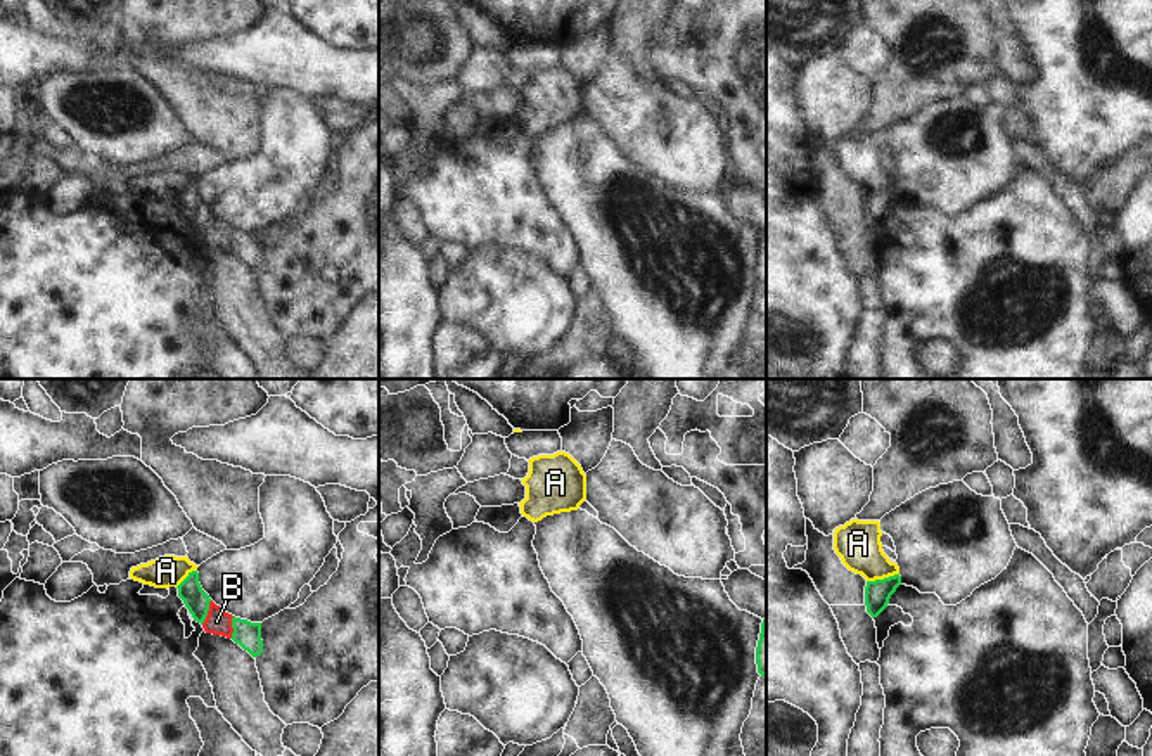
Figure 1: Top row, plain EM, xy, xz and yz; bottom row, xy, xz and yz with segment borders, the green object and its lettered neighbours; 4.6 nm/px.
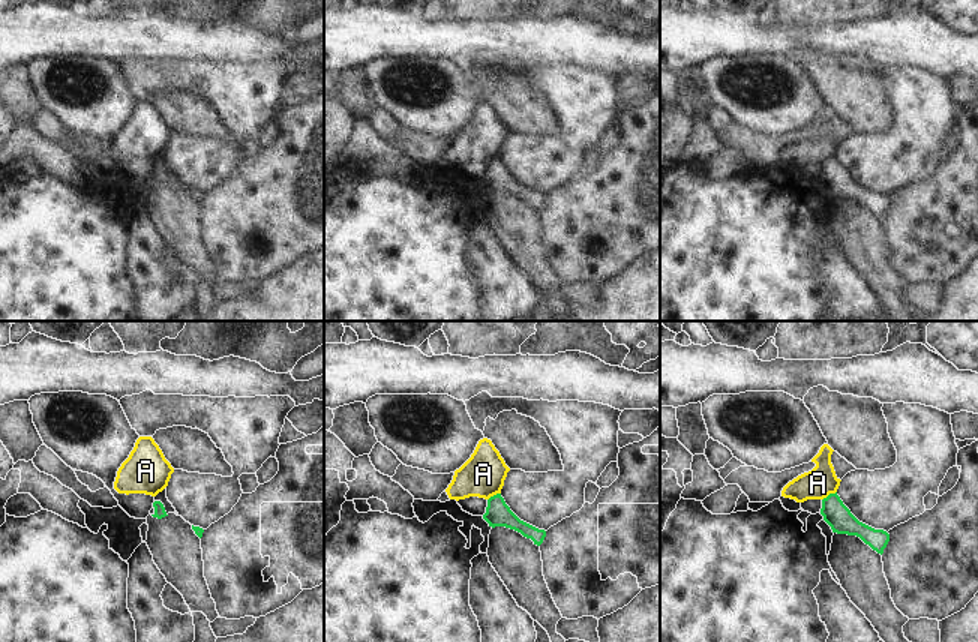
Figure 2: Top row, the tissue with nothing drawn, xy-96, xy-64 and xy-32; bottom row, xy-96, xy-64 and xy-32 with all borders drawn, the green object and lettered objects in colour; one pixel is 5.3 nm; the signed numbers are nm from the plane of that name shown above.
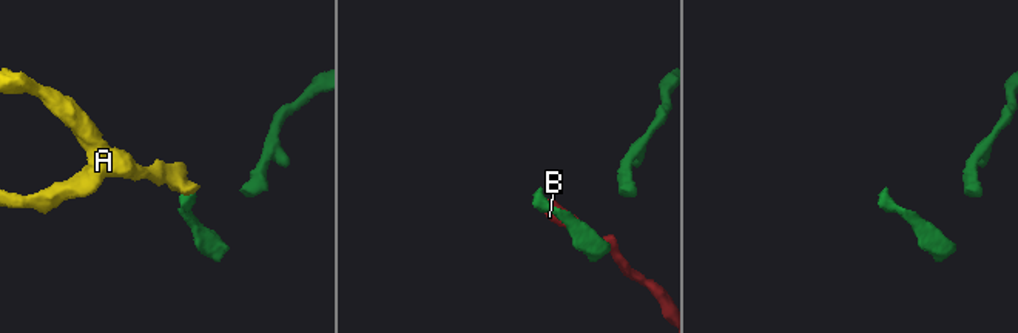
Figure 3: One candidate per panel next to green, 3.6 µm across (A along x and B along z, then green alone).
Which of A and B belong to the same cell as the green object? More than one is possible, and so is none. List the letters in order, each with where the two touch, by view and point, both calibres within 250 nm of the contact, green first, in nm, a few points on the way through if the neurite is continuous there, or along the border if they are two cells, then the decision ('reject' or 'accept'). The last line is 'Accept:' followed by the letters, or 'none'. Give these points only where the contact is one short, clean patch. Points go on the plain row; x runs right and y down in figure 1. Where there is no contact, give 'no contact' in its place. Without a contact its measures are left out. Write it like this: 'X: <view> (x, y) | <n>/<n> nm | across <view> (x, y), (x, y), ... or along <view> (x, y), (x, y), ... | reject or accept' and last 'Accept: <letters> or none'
A: yz (884, 191) | 120/200 nm | along yz (898, 185), (867, 194) | reject
B: xy (206, 225) | 110/120 nm | reject
Accept: none

